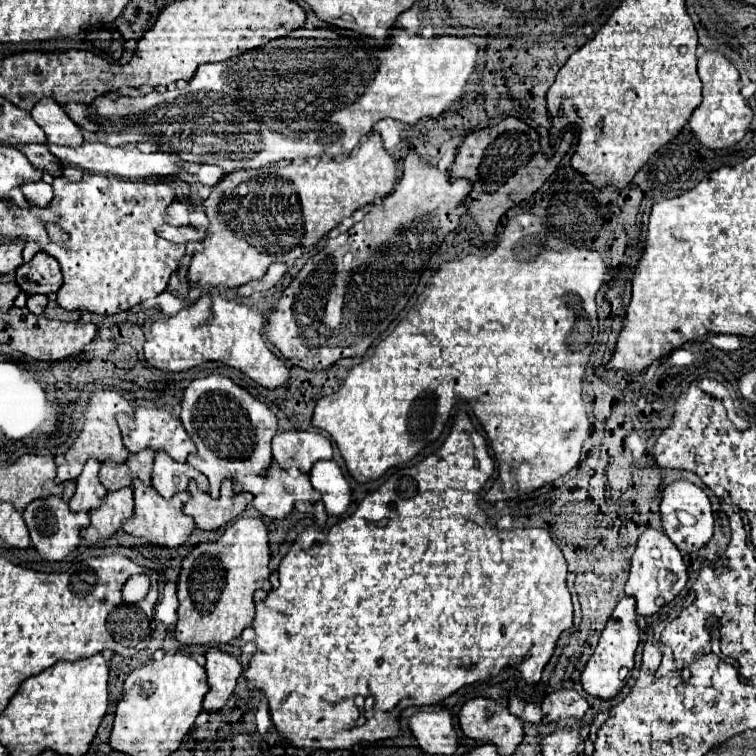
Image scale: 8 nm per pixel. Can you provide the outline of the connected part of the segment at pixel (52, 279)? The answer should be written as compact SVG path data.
M39 251L29 263L23 263L15 271L15 281L29 295L55 293L61 283L59 263L45 251Z

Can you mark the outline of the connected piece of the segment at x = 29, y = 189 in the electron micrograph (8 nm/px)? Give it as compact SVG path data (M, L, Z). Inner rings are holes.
M43 181L27 183L21 187L21 191L27 197L27 201L35 207L47 207L53 199L53 187L49 183L43 183Z

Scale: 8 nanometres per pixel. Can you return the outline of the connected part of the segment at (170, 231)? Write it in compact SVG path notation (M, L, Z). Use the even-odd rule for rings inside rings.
M159 225L155 229L155 233L167 241L173 241L173 243L189 243L189 241L201 241L203 235L193 229L193 227L173 227L173 225Z

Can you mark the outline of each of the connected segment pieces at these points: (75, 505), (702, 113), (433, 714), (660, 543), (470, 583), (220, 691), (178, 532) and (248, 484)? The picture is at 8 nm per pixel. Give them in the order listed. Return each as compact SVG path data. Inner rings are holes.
M87 459L83 473L77 477L77 491L69 501L71 511L91 511L95 507L99 507L105 487L99 481L97 473L99 473L99 461L97 459Z
M705 51L699 57L699 77L703 81L703 101L689 119L691 131L711 149L731 147L743 139L751 125L751 107L739 91L739 71L721 51Z
M419 711L409 717L409 729L421 749L431 755L453 755L457 749L457 733L447 711Z
M647 527L643 535L637 541L637 549L631 557L631 569L629 579L625 585L625 593L635 597L637 613L639 615L653 615L659 611L657 599L663 597L665 603L669 603L687 583L687 567L683 563L683 557L679 549L673 545L673 541L659 529Z
M459 411L453 419L453 427L447 439L435 453L423 457L421 463L413 467L403 467L391 473L377 491L369 493L359 503L357 511L351 517L345 517L337 525L333 525L323 535L323 539L319 539L317 527L305 527L279 565L279 587L271 591L255 591L257 615L253 627L257 633L257 651L249 663L249 669L245 671L245 677L249 679L247 685L251 689L261 689L267 695L269 713L275 727L285 735L287 741L295 743L295 747L309 753L313 749L347 749L361 741L374 743L379 739L395 737L399 731L397 717L405 707L433 705L449 697L463 685L497 675L507 665L513 665L519 670L527 683L537 683L541 679L543 667L553 655L561 631L573 625L571 593L565 583L567 563L547 529L533 527L507 531L497 529L489 523L487 513L479 507L479 493L491 477L493 469L495 463L489 455L485 437L477 433L469 415L465 411Z
M211 647L205 653L205 659L207 659L205 671L207 671L209 693L205 695L203 709L219 711L229 699L229 695L233 693L243 667L235 655L229 655L217 647Z
M135 479L133 493L135 493L135 513L123 523L123 529L127 533L145 539L145 543L161 545L161 547L169 547L169 549L187 543L189 533L195 529L193 519L183 513L183 503L187 503L187 499L189 499L187 491L179 491L171 499L165 499L155 491L155 487L143 485L139 479Z
M275 461L269 465L267 475L247 475L247 477L235 479L233 491L249 491L249 493L253 493L255 495L253 507L257 511L261 511L265 517L271 517L271 519L283 519L293 509L293 503L297 499L315 503L315 489L309 483L309 475L303 473L297 465L291 465L291 467L283 469Z

